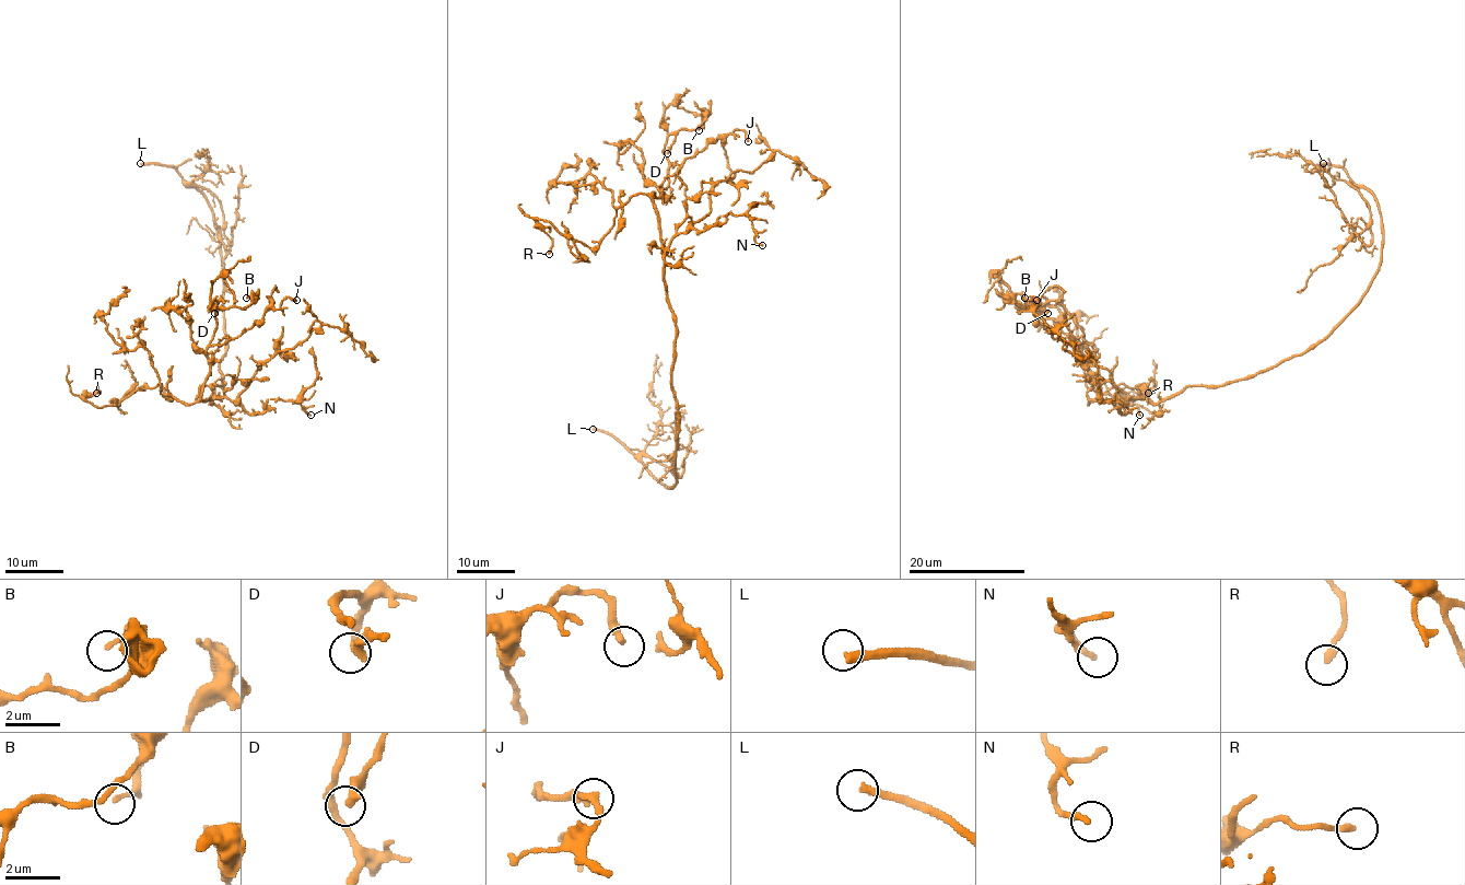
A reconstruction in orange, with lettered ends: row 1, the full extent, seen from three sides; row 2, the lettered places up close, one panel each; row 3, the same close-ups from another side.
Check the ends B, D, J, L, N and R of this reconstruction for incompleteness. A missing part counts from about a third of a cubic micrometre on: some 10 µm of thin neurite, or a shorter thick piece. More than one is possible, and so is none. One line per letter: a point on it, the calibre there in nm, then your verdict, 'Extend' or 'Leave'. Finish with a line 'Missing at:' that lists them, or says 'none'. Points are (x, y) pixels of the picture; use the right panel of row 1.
B: Place: (1024, 298). Thickness 160 nm. Leave
D: Place: (1047, 313). Thickness 400 nm. Leave
J: Place: (1036, 300). Thickness 200 nm. Leave
L: Place: (1323, 163). Thickness 320 nm. Extend
N: Place: (1139, 415). Thickness 200 nm. Leave
R: Place: (1148, 393). Thickness 240 nm. Leave
Missing at: L

